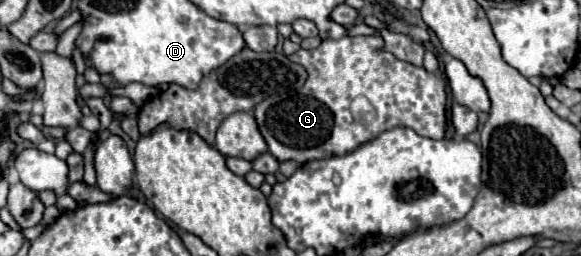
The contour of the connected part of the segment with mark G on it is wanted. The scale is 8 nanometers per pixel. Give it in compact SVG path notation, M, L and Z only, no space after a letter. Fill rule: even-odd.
M345 35L341 39L325 39L317 49L299 49L289 55L293 63L305 67L305 85L291 101L259 103L255 107L255 119L267 141L269 153L279 161L293 159L297 163L345 155L353 151L353 147L365 143L365 139L373 139L373 135L399 125L411 127L429 139L443 139L447 103L445 81L381 49L383 39L379 35ZM357 95L371 99L371 105L377 111L371 125L355 123L349 113L349 103Z

